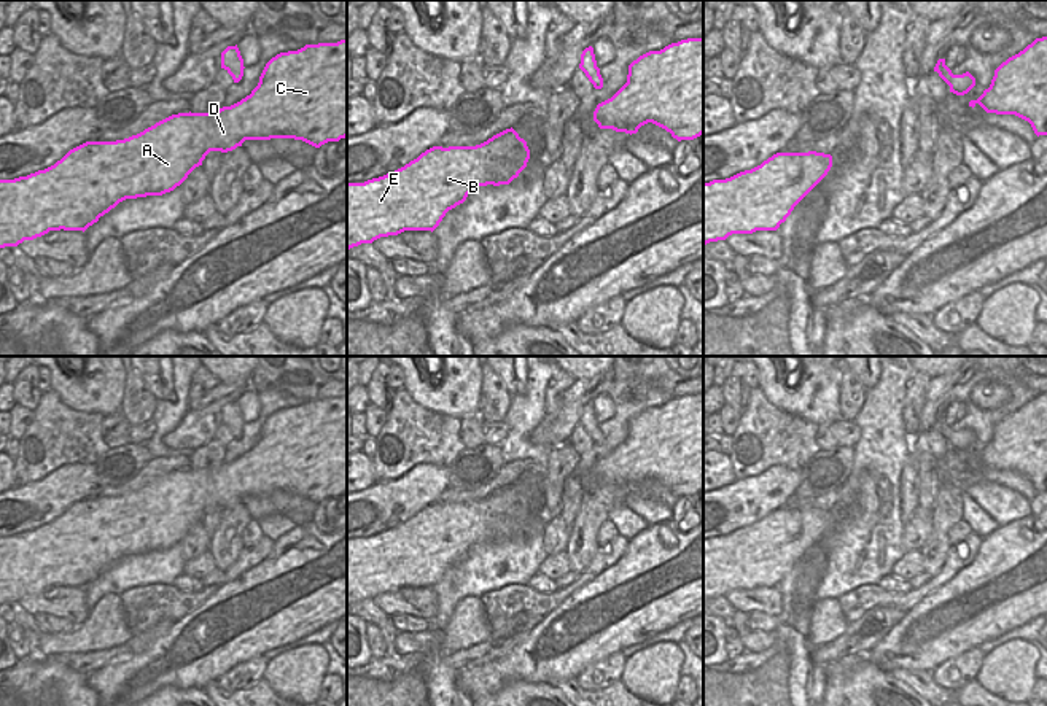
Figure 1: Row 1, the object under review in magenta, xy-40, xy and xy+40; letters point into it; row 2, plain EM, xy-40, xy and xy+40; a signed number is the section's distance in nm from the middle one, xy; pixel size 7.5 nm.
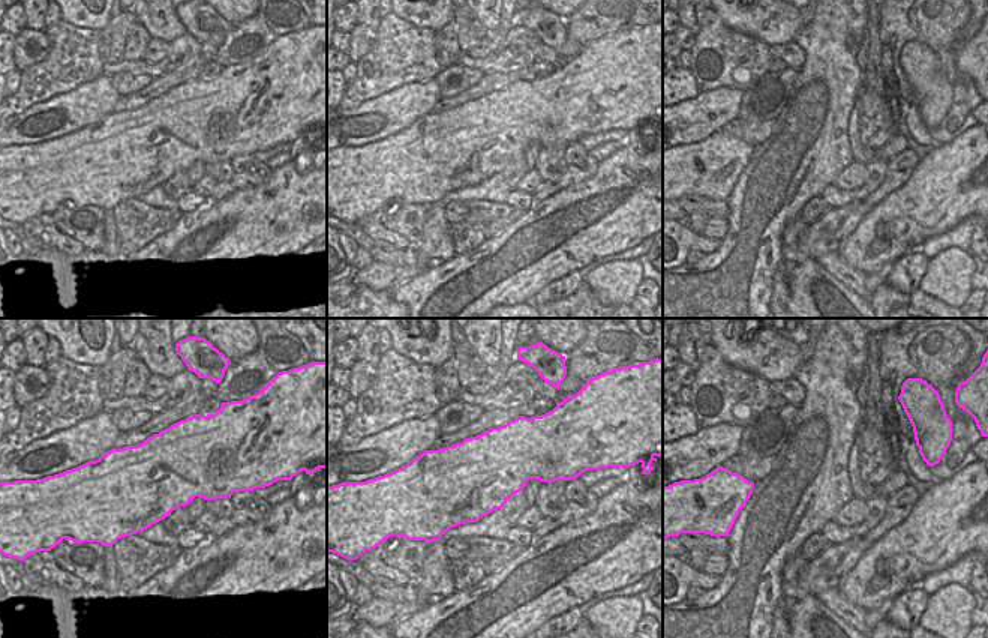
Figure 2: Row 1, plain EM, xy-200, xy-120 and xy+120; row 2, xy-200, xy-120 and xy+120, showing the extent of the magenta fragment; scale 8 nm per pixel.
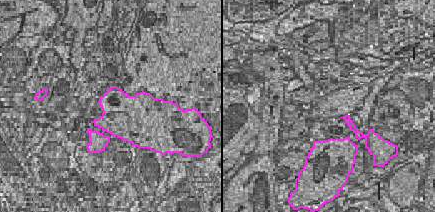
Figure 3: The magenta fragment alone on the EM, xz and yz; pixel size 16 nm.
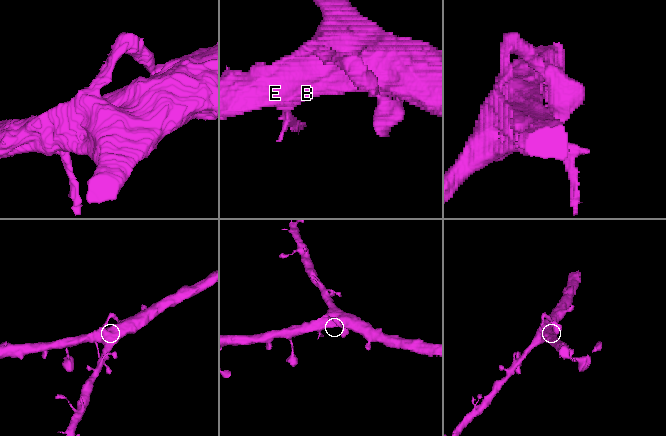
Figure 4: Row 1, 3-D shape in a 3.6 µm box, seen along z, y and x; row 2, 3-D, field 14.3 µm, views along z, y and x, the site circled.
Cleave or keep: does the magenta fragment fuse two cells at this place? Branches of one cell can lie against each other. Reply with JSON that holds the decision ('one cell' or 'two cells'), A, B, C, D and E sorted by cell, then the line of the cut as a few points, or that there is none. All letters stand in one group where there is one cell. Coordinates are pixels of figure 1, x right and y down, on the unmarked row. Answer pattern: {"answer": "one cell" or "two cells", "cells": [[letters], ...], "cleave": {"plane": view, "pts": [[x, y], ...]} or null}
{"answer": "one cell", "cells": [["A", "B", "C", "D", "E"]], "cleave": null}

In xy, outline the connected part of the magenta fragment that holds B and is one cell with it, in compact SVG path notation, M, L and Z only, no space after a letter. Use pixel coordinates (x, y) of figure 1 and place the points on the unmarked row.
M511 483L476 502L433 502L404 523L383 533L364 539L347 539L347 606L404 587L433 588L446 569L463 560L474 544L509 541L527 523L528 515L527 498Z

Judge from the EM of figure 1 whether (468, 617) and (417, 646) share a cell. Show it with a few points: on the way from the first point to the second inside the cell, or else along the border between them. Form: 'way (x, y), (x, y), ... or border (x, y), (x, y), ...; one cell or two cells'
way (455, 630), (446, 640), (430, 640); one cell

